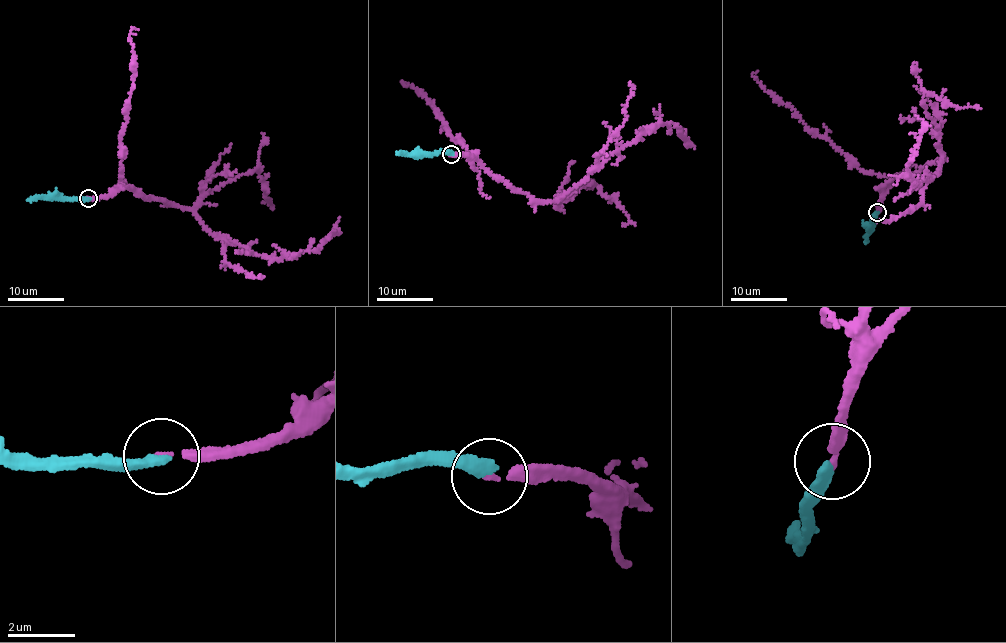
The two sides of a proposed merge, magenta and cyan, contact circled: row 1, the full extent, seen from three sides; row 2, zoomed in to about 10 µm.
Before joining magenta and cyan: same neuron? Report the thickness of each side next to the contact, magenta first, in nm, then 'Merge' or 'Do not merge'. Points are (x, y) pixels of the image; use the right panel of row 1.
Thickness 170 nm (magenta) against 360 nm. Merge

